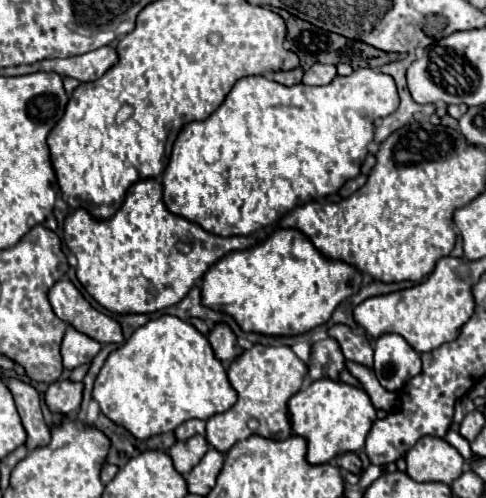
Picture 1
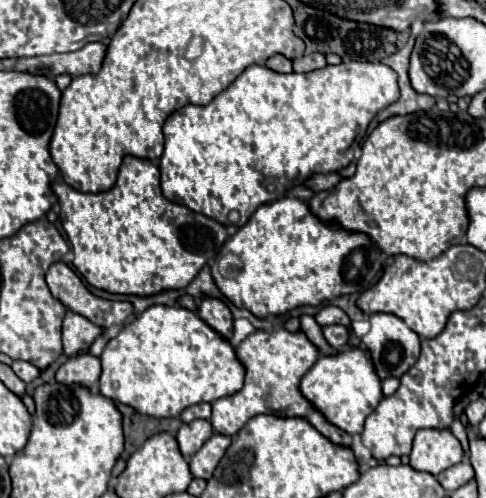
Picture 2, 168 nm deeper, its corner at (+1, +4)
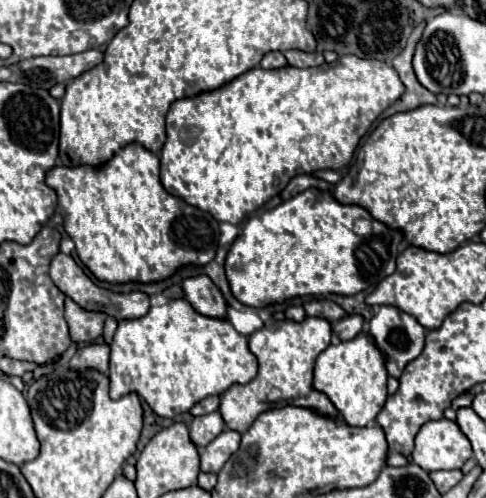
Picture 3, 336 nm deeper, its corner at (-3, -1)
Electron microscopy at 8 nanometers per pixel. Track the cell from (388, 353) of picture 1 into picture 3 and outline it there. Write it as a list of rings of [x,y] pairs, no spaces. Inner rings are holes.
[[[383,305],[369,321],[371,337],[385,355],[385,367],[391,377],[401,377],[405,365],[417,359],[425,345],[425,329],[405,311]]]

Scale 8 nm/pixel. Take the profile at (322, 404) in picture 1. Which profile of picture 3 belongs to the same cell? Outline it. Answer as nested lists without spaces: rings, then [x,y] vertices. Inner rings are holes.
[[[357,335],[351,341],[341,341],[337,345],[329,345],[315,363],[313,387],[329,397],[329,401],[337,407],[343,421],[351,427],[367,427],[375,423],[377,413],[385,405],[387,399],[387,371],[385,357],[375,347],[371,335]]]

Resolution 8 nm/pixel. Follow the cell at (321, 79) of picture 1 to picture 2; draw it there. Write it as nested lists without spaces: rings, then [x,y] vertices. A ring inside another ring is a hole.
[[[315,52],[315,54],[307,54],[307,56],[301,56],[301,58],[295,58],[293,60],[293,70],[295,72],[311,72],[311,70],[323,68],[325,64],[327,64],[325,56]]]

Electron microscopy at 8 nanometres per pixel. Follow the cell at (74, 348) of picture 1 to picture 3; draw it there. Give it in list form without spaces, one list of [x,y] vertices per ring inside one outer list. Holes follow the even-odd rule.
[[[65,299],[65,321],[73,343],[95,343],[103,333],[105,313],[83,311],[73,299]]]

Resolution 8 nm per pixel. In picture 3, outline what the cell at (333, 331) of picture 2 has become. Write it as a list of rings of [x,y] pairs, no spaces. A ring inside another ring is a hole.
[[[347,315],[345,319],[333,323],[333,333],[341,339],[341,341],[349,341],[353,337],[357,337],[363,329],[363,317],[361,315]]]

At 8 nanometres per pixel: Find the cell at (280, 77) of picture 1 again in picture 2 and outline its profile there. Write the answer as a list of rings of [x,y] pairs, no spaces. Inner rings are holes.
[[[281,54],[271,56],[271,58],[265,62],[265,66],[271,68],[271,70],[275,70],[275,72],[281,72],[281,74],[287,74],[287,72],[293,70],[293,68],[291,68],[291,60],[285,58],[285,56],[281,56]]]

